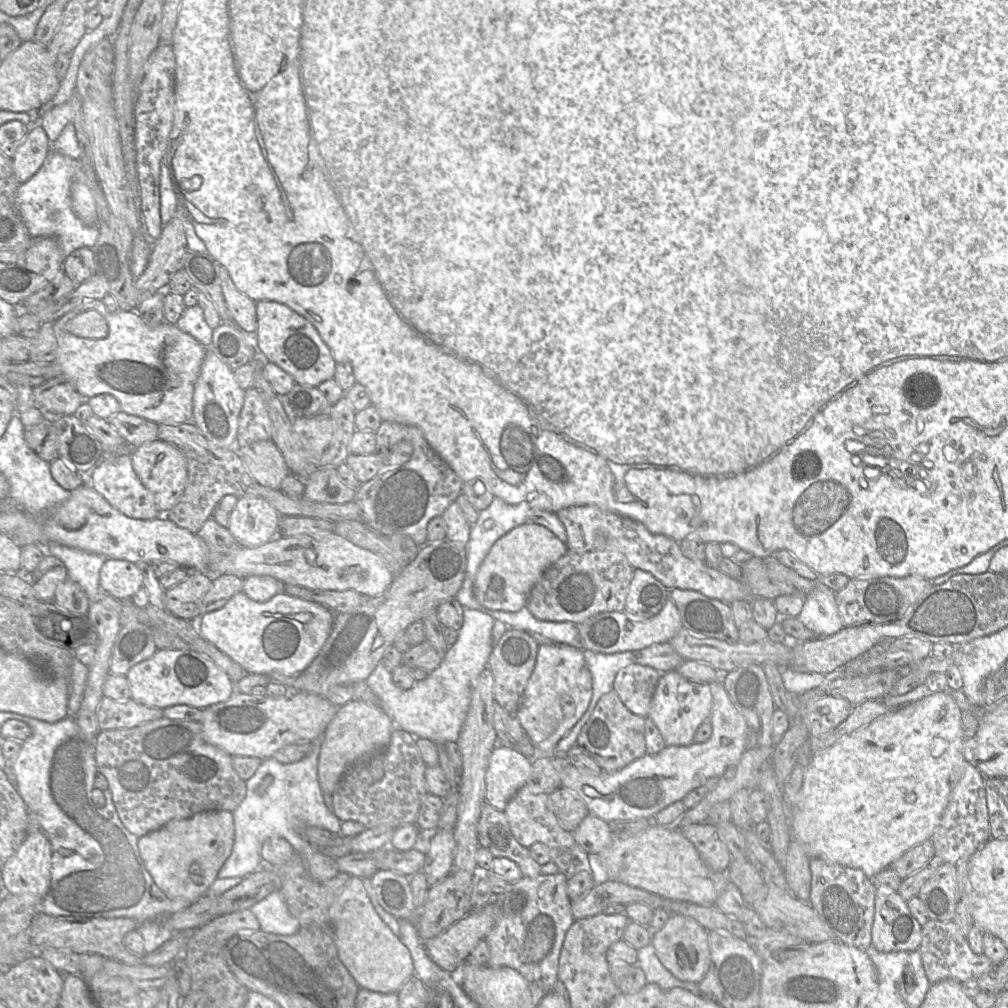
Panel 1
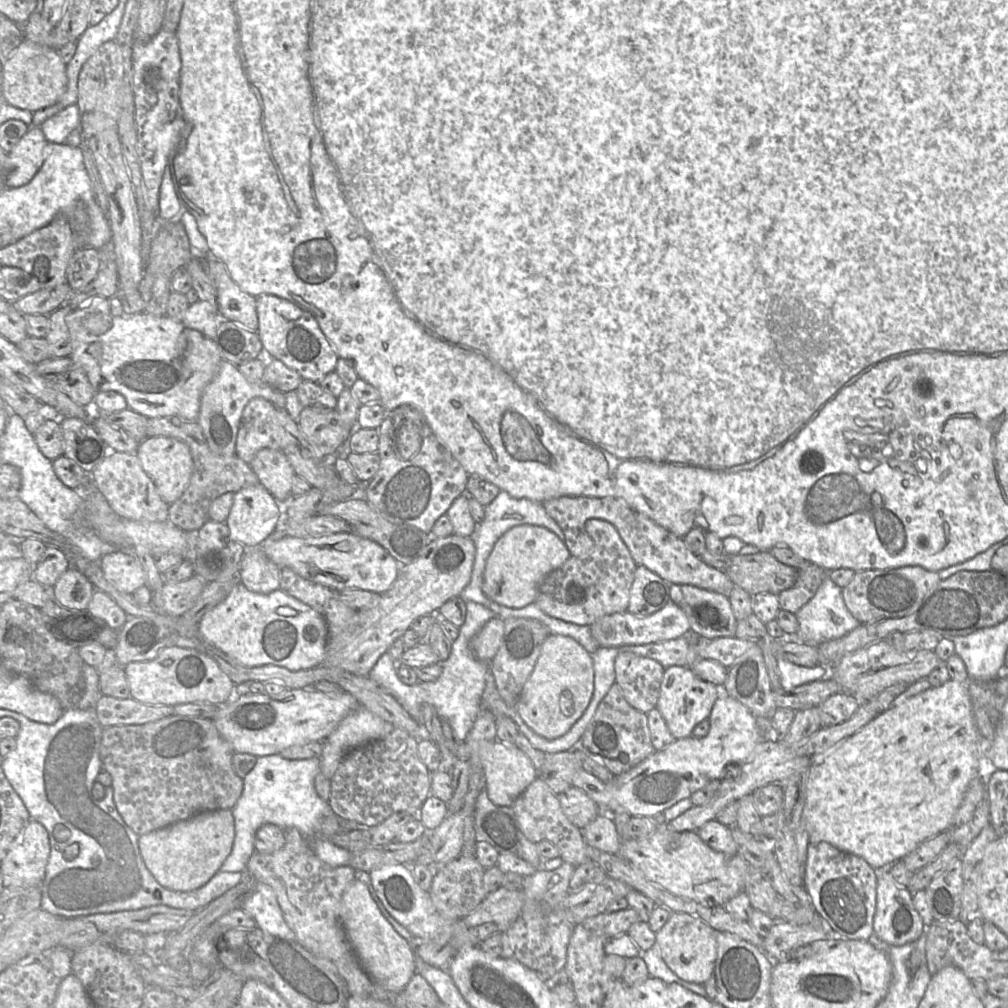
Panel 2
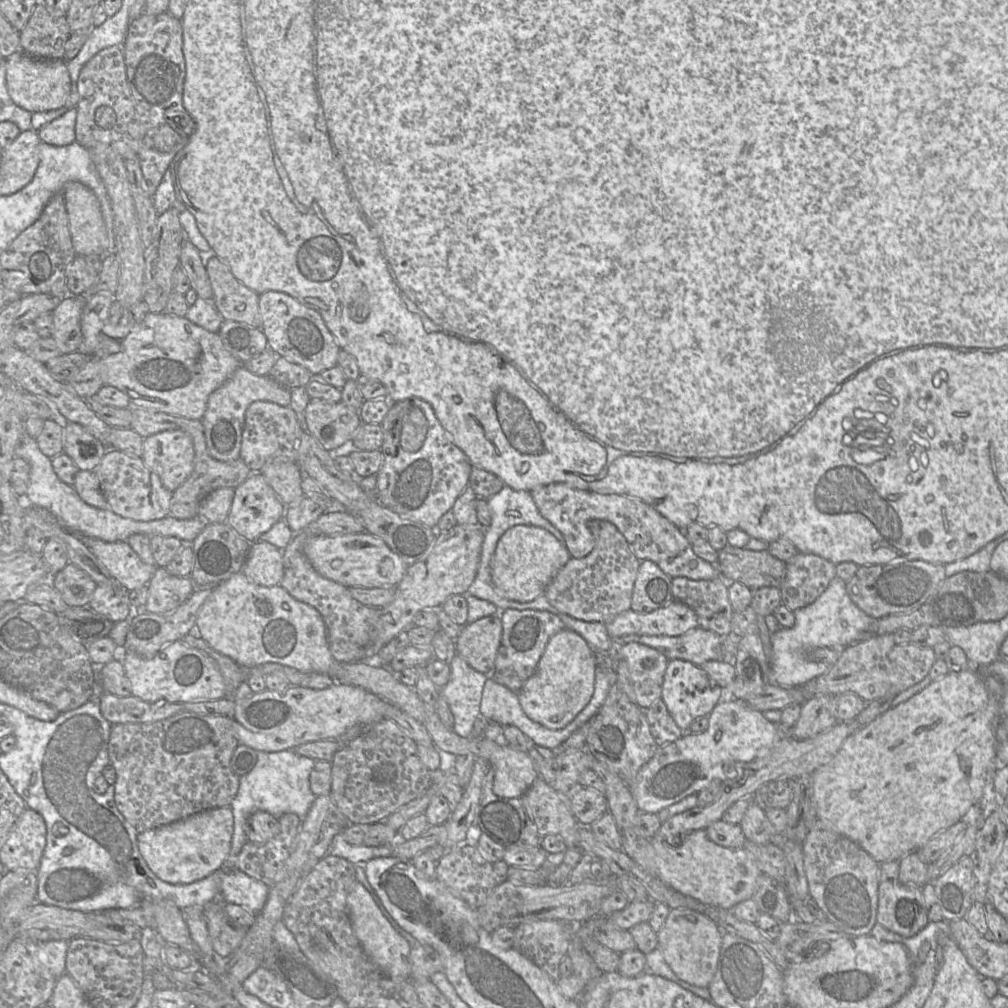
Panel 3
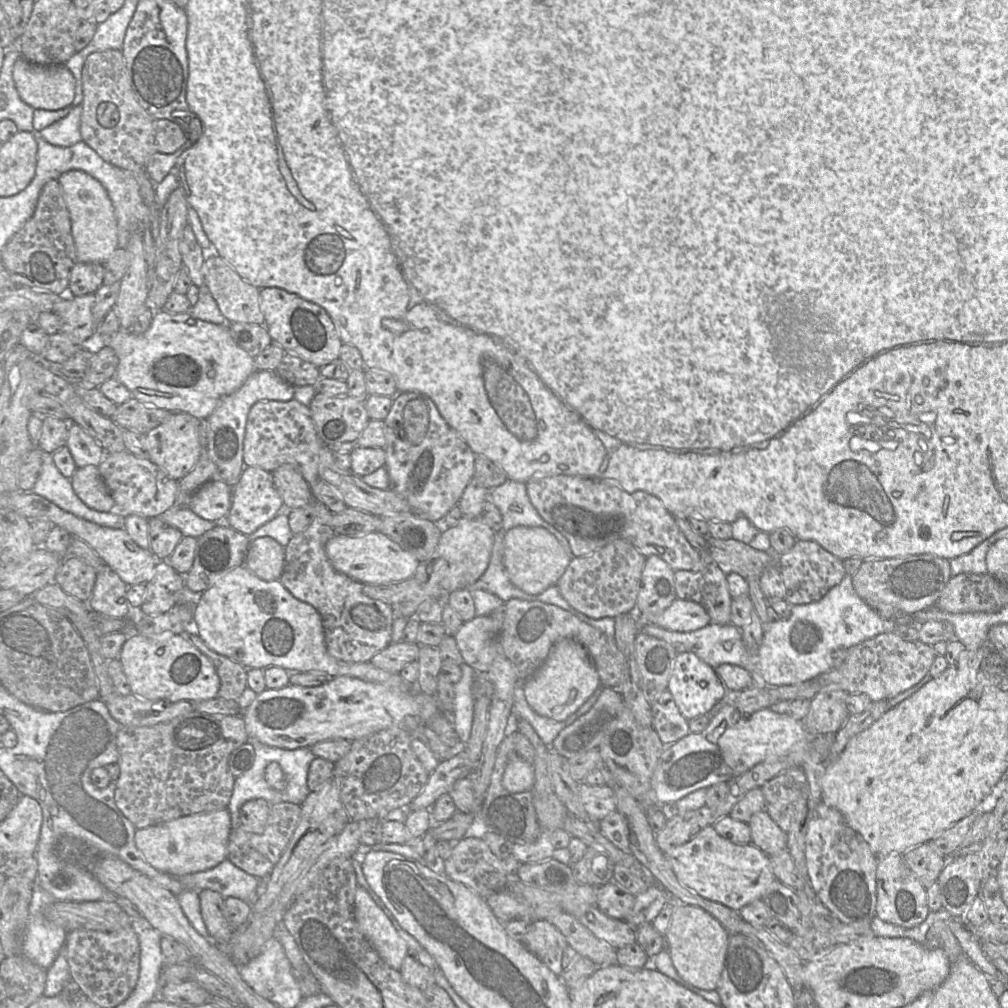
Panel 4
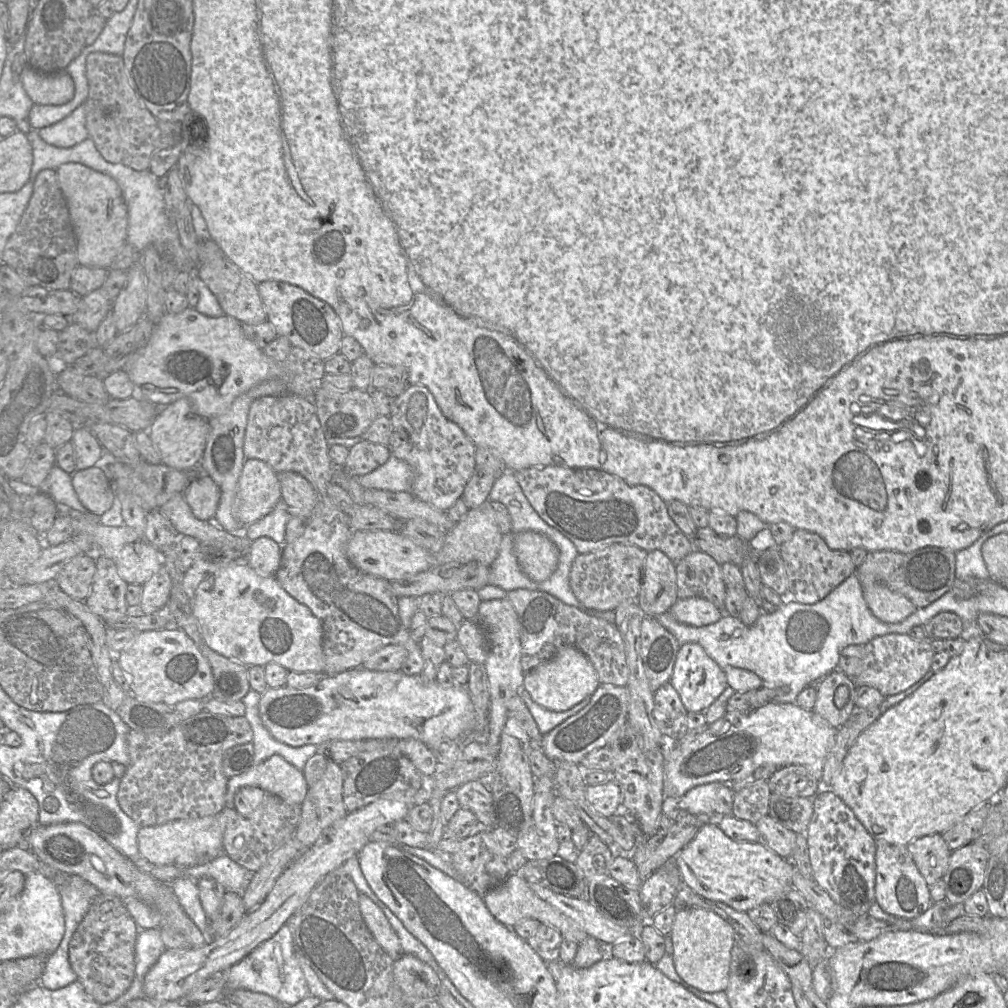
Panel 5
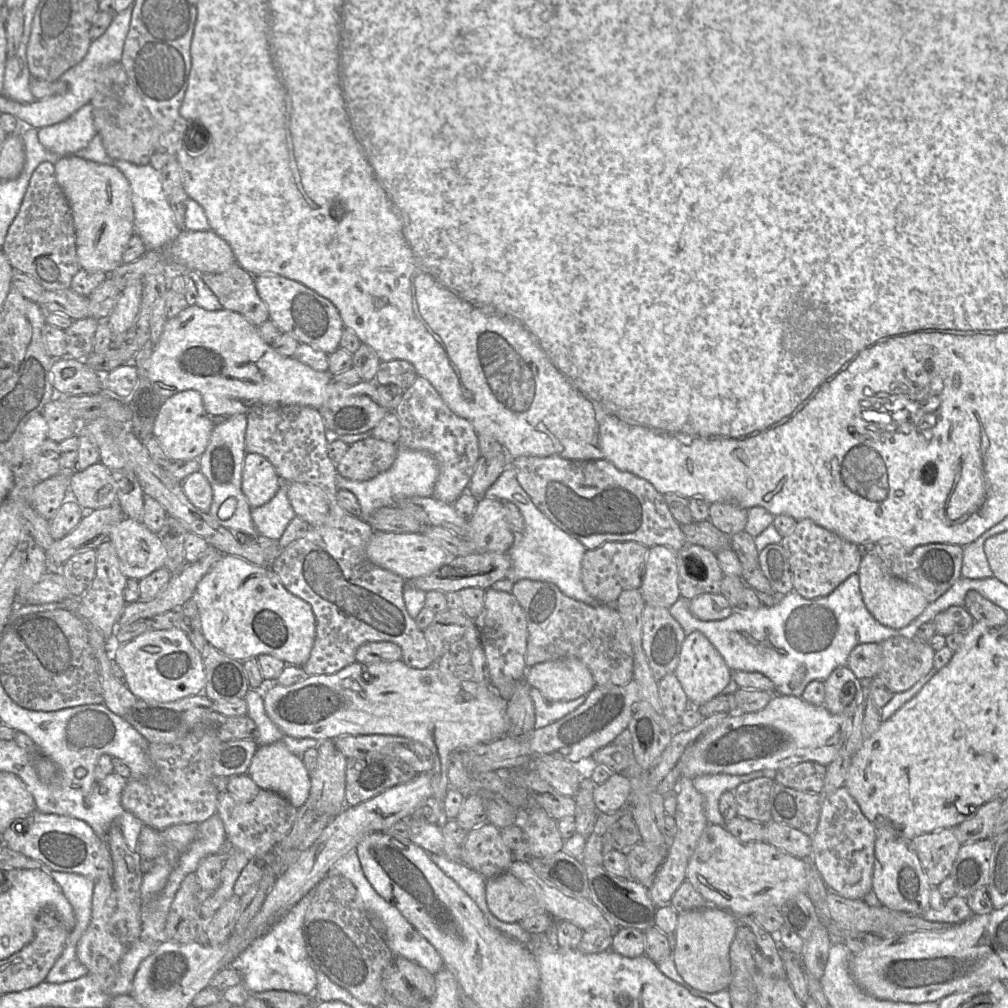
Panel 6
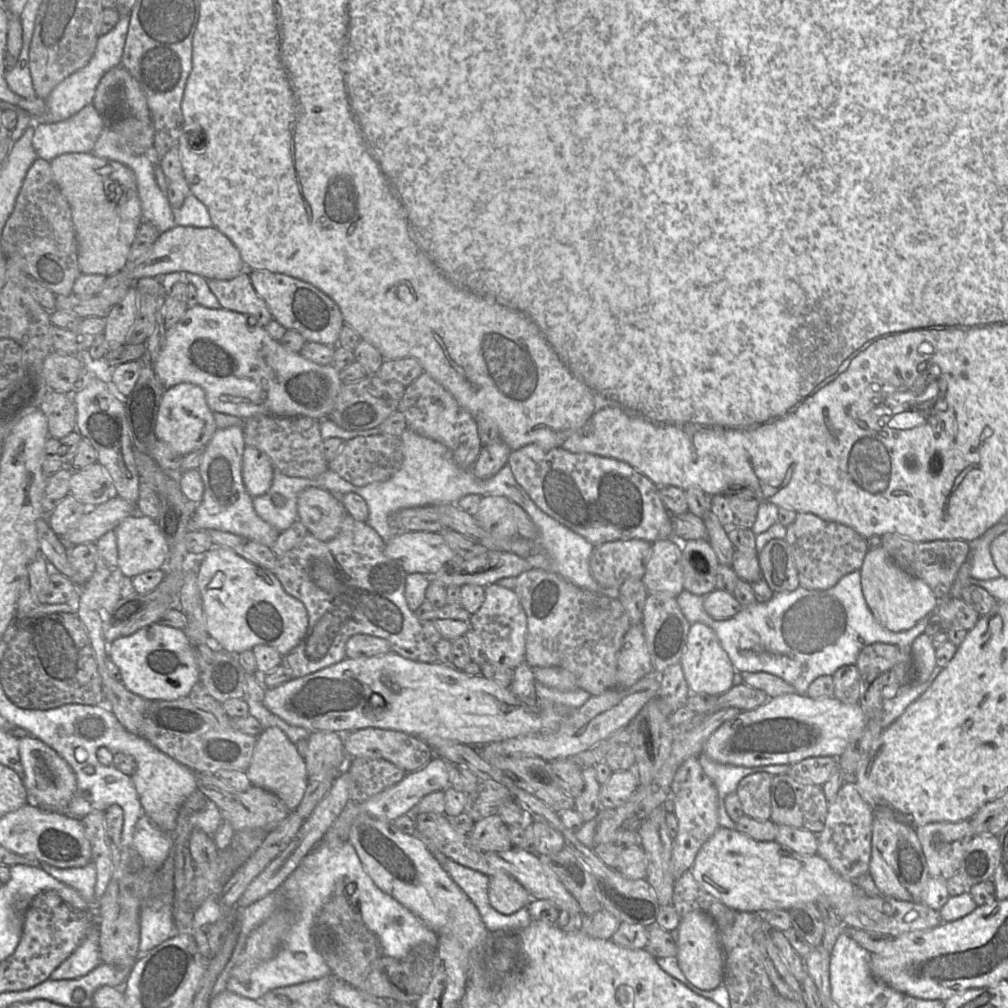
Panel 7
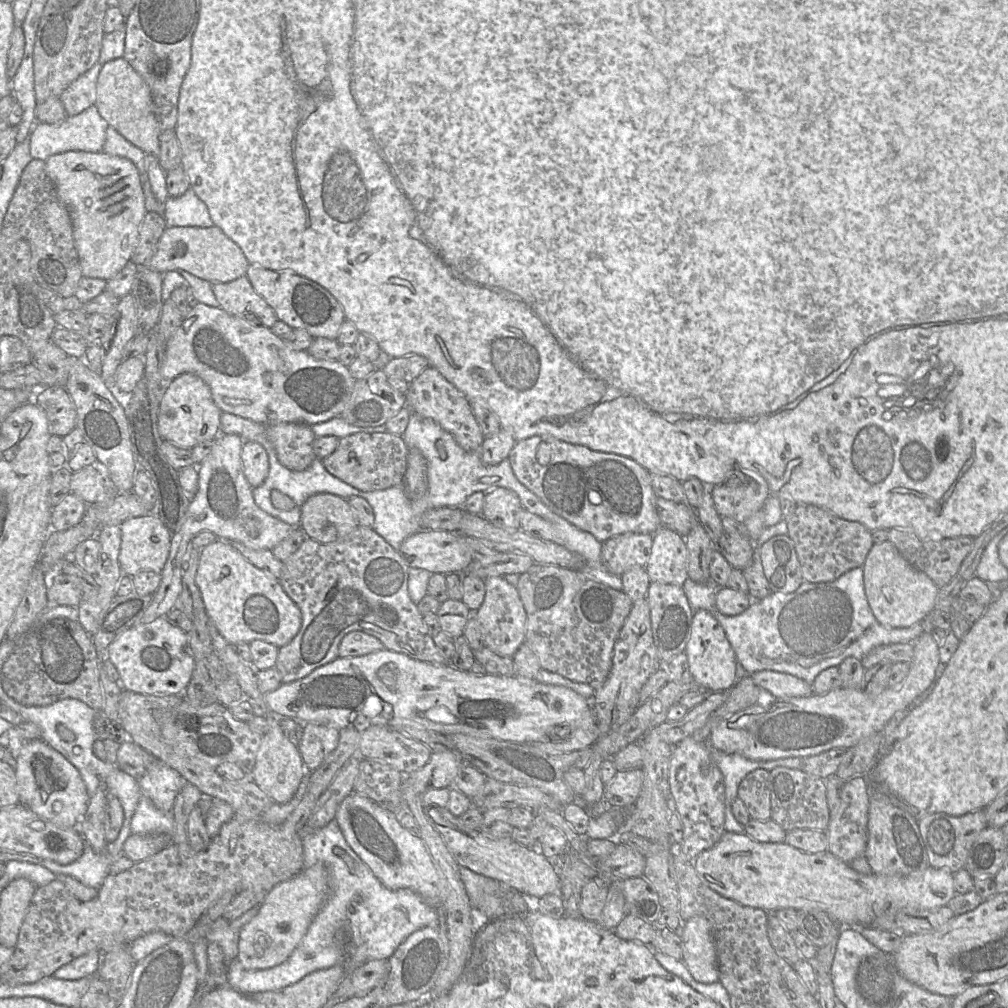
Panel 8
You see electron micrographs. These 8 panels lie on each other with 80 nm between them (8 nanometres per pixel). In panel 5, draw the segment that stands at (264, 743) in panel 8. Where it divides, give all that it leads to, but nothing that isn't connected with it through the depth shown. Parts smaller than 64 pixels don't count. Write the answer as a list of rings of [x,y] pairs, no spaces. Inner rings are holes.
[[[273,755],[258,766],[259,788],[290,804],[301,805],[308,791],[302,771],[282,756]]]

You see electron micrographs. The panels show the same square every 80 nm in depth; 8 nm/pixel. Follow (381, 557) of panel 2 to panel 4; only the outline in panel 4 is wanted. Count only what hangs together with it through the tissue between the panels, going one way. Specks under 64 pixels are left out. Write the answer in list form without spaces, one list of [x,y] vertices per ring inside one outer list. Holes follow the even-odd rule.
[[[381,532],[362,536],[335,535],[325,546],[326,555],[333,568],[363,585],[399,582],[414,576],[419,561],[409,552]]]

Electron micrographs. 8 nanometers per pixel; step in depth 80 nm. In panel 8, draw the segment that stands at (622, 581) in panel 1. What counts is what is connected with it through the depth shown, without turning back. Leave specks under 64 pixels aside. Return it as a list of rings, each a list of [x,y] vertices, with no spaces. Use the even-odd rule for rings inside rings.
[[[626,533],[612,537],[602,544],[602,563],[610,573],[622,576],[634,566],[646,566],[652,544],[651,534]]]

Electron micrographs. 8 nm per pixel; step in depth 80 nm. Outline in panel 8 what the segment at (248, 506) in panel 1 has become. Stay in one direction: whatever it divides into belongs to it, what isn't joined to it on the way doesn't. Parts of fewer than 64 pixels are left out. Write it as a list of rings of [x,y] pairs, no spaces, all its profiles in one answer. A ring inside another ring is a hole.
[[[244,441],[241,460],[244,476],[250,486],[260,486],[269,473],[269,458],[265,448],[258,442]]]

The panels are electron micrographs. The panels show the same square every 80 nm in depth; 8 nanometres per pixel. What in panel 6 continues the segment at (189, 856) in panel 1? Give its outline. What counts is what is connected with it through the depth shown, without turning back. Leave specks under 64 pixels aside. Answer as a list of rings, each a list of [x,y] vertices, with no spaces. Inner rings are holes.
[[[199,823],[177,824],[163,830],[143,826],[137,852],[146,862],[153,862],[160,856],[168,859],[171,867],[194,840]]]

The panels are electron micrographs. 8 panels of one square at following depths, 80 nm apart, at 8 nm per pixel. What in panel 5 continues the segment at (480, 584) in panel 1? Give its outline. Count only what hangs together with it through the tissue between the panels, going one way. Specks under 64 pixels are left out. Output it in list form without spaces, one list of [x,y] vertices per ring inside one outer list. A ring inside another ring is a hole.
[[[534,531],[515,535],[514,552],[522,572],[535,582],[547,580],[559,561],[557,546],[545,535]]]

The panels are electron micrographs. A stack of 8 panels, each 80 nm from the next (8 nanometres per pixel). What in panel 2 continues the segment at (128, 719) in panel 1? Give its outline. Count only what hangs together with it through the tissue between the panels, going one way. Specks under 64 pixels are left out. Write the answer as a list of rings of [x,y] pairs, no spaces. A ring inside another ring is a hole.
[[[106,695],[99,697],[94,711],[103,728],[154,722],[174,713],[172,706],[148,705],[131,697],[118,699]]]

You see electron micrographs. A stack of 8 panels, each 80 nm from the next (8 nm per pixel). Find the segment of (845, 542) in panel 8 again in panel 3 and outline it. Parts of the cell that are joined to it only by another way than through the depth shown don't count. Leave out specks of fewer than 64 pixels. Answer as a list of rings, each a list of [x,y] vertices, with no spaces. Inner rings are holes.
[[[798,552],[785,563],[781,604],[792,612],[813,603],[836,577],[836,565],[814,554]]]

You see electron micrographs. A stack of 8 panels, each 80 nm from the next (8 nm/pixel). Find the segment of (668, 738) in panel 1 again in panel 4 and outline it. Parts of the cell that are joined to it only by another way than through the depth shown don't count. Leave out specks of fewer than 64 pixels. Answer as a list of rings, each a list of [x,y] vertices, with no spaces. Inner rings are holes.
[[[692,652],[676,655],[667,690],[671,693],[681,715],[687,721],[708,715],[727,692],[725,685],[716,674],[715,668],[702,661]]]

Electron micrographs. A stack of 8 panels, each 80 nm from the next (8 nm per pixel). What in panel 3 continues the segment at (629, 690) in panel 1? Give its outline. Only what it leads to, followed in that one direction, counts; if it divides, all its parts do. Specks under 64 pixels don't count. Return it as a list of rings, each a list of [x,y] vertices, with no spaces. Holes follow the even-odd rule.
[[[630,642],[614,652],[612,646],[607,653],[608,662],[613,671],[618,660],[625,660],[636,695],[636,705],[648,709],[661,698],[664,674],[669,659],[647,645]]]

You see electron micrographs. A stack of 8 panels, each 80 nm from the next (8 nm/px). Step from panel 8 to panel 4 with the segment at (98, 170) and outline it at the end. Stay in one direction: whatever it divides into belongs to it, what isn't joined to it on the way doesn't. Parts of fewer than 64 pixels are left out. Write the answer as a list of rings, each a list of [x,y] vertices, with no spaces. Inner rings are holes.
[[[80,170],[63,173],[58,183],[70,216],[77,261],[103,264],[117,249],[116,219],[106,190],[96,179]]]

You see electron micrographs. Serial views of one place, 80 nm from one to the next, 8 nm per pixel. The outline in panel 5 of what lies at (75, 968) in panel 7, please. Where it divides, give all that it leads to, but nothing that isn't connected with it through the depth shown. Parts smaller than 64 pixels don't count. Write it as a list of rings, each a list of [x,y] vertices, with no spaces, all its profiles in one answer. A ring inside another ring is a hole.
[[[72,930],[70,934],[64,934],[56,951],[49,955],[46,960],[44,971],[40,978],[40,984],[50,990],[63,988],[78,979],[77,974],[72,969],[69,962],[69,945],[72,938]]]

